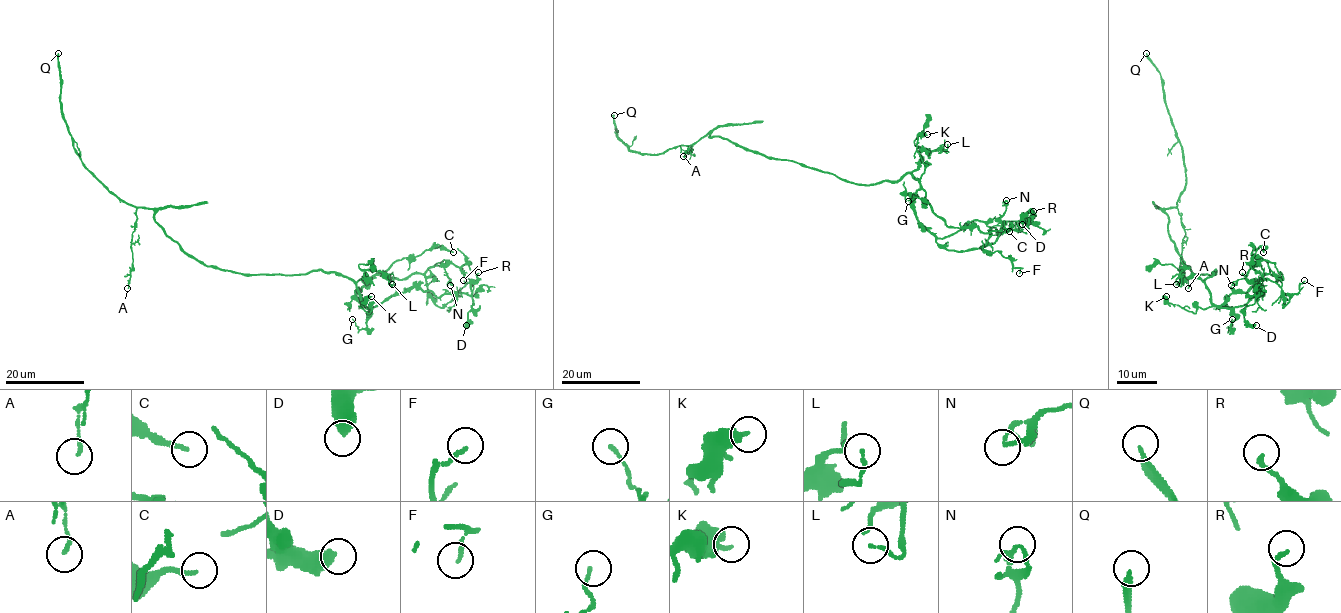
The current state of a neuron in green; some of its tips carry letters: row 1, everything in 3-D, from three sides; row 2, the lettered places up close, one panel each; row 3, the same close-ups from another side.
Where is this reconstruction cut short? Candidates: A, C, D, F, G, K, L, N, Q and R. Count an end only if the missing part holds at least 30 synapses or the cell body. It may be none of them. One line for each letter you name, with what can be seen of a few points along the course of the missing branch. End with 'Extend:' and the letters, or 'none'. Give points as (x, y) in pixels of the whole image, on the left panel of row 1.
Extend: Q

